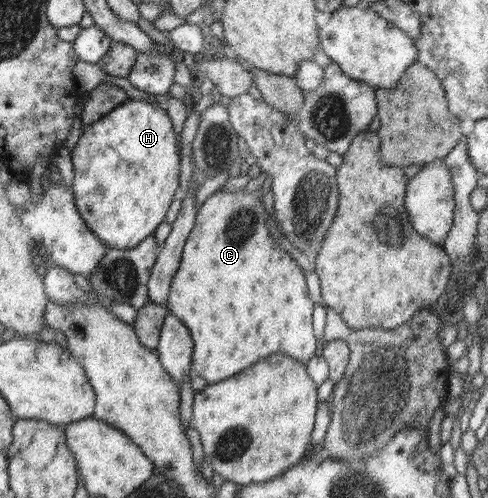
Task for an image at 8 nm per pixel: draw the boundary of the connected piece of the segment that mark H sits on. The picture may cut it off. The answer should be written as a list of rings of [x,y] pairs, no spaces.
[[[128,98],[96,122],[85,125],[71,152],[74,173],[71,189],[87,227],[110,249],[129,249],[140,244],[165,221],[171,202],[179,192],[180,160],[172,121],[163,106]]]

